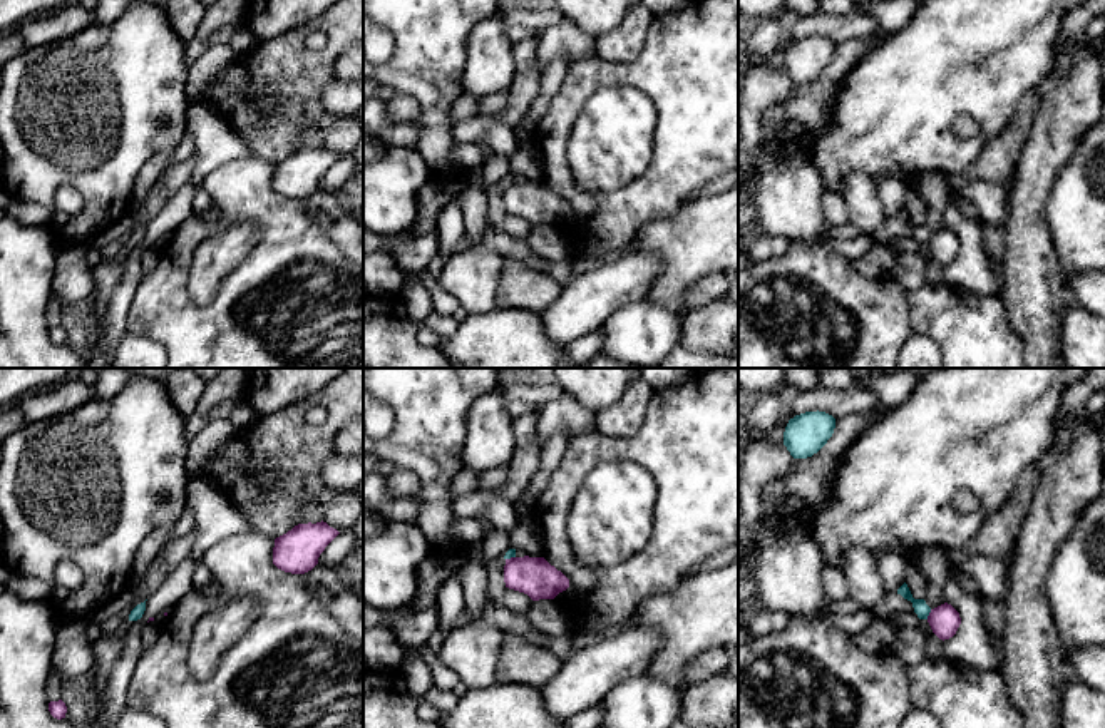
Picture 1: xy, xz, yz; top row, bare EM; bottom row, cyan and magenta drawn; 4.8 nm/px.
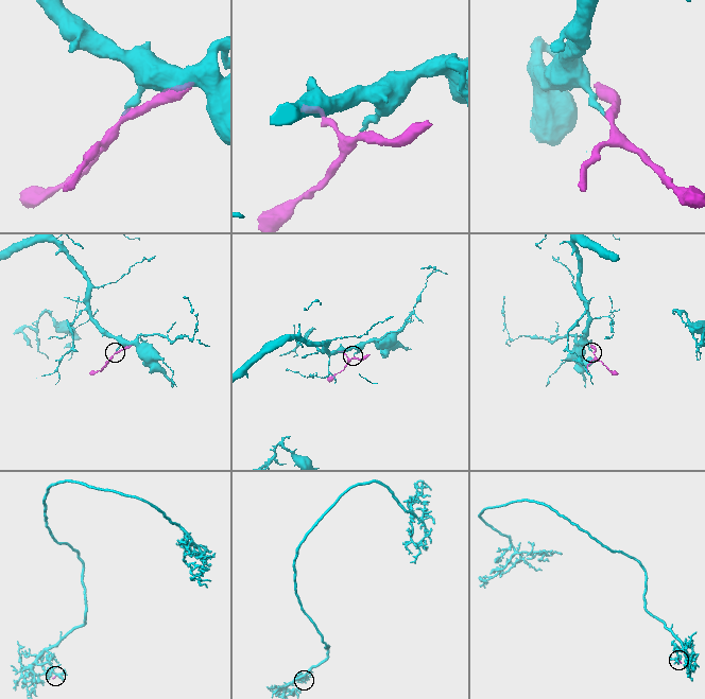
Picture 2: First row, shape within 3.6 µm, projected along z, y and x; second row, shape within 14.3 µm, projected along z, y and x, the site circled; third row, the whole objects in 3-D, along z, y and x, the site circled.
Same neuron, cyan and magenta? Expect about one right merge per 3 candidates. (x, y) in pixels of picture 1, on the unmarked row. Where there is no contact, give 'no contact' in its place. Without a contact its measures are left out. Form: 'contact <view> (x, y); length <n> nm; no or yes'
contact yz (928, 240); length 50 nm; no

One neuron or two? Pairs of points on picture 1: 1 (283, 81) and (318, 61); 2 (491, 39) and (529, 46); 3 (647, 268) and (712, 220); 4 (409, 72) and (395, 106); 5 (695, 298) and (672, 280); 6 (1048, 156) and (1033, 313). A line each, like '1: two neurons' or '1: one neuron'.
1: one neuron
2: two neurons
3: two neurons
4: two neurons
5: two neurons
6: one neuron

